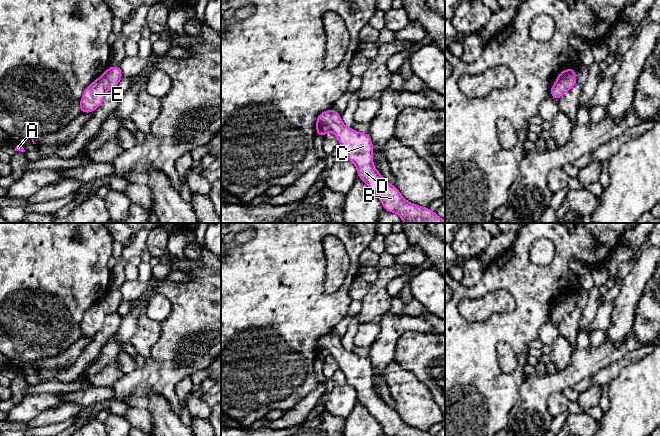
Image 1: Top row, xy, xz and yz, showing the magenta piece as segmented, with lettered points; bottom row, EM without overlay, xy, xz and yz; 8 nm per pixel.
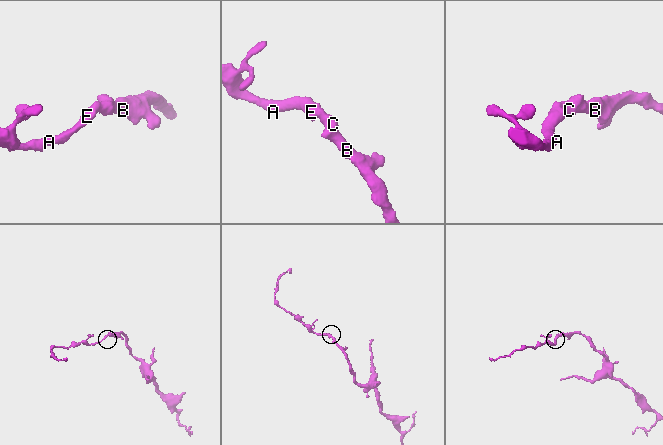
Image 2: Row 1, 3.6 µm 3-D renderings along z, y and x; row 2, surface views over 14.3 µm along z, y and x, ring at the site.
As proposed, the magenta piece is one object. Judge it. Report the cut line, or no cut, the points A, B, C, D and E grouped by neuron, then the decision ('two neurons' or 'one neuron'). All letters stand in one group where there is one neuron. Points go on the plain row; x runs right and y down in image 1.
cut none; groups A B C D E; one neuron

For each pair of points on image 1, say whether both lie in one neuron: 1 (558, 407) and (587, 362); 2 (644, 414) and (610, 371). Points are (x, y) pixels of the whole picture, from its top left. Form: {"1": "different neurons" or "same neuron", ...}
{"1": "different neurons", "2": "different neurons"}

